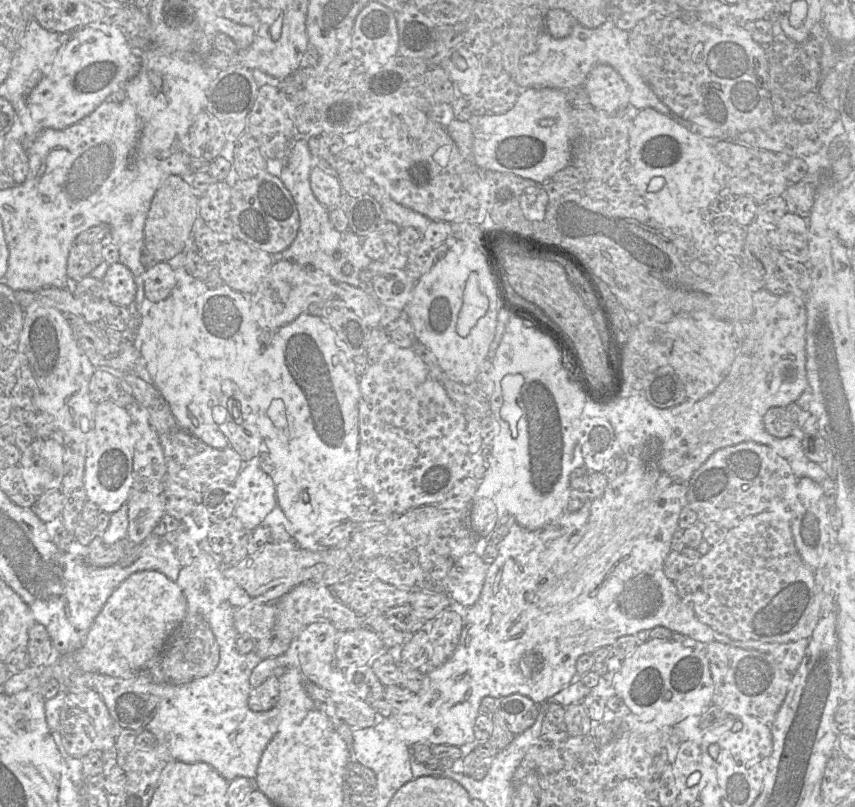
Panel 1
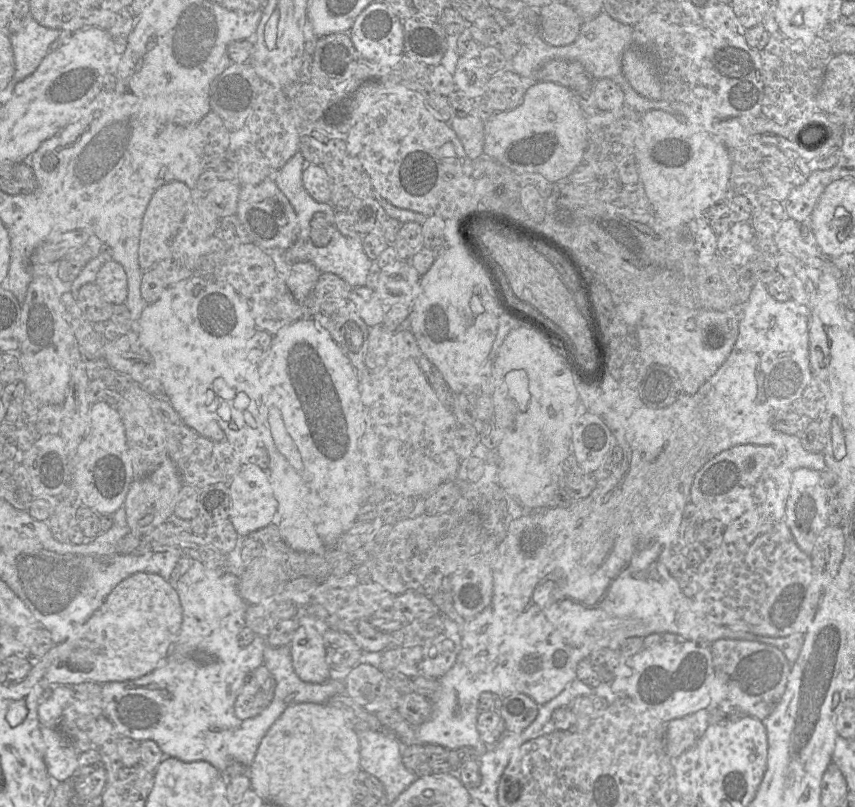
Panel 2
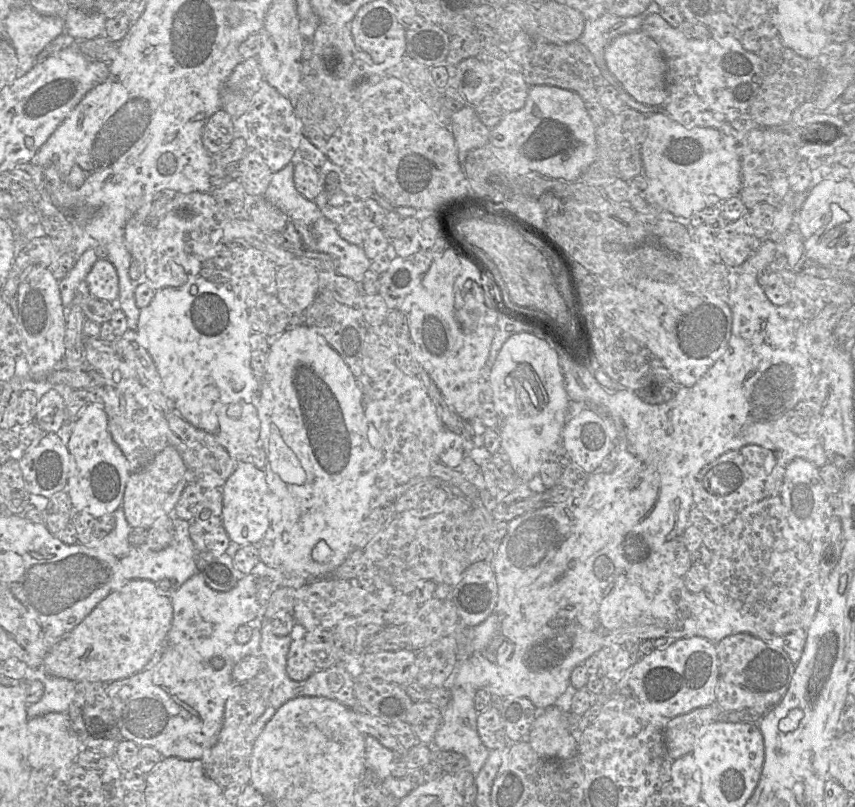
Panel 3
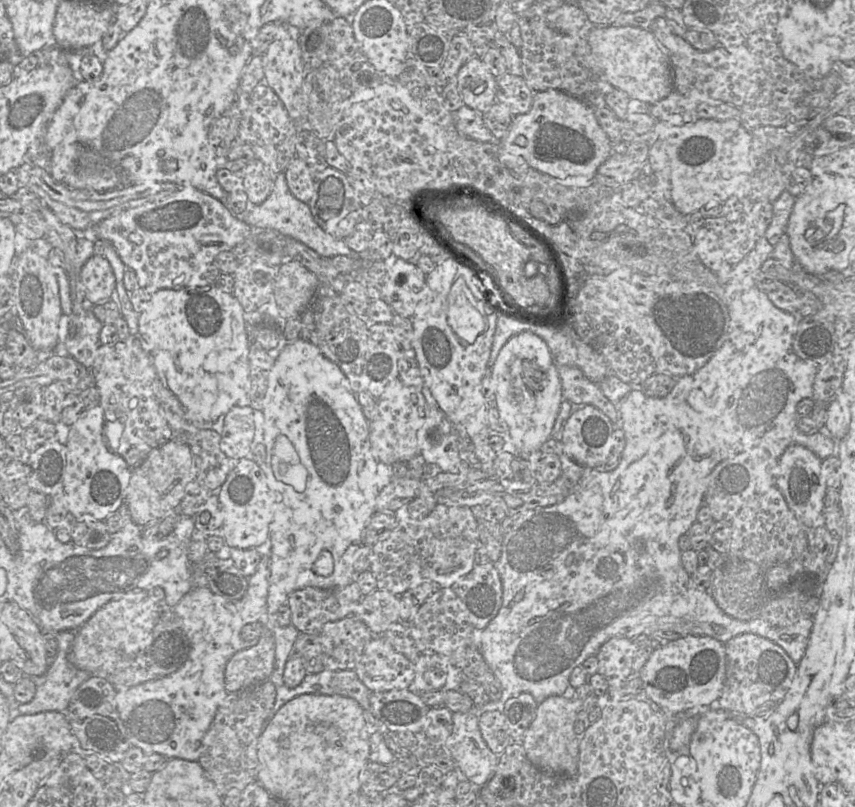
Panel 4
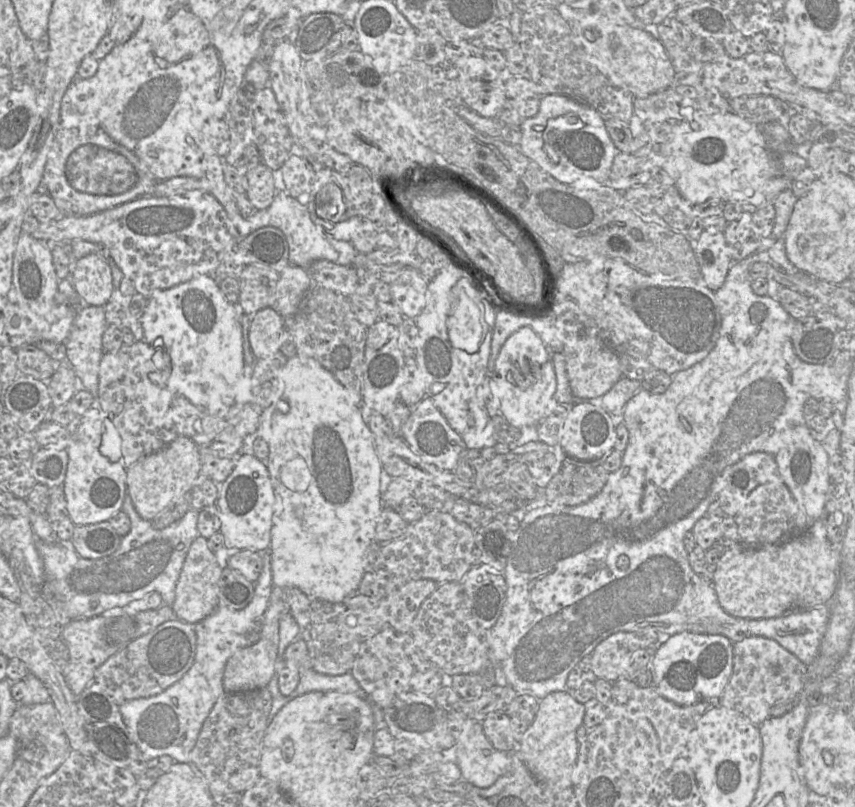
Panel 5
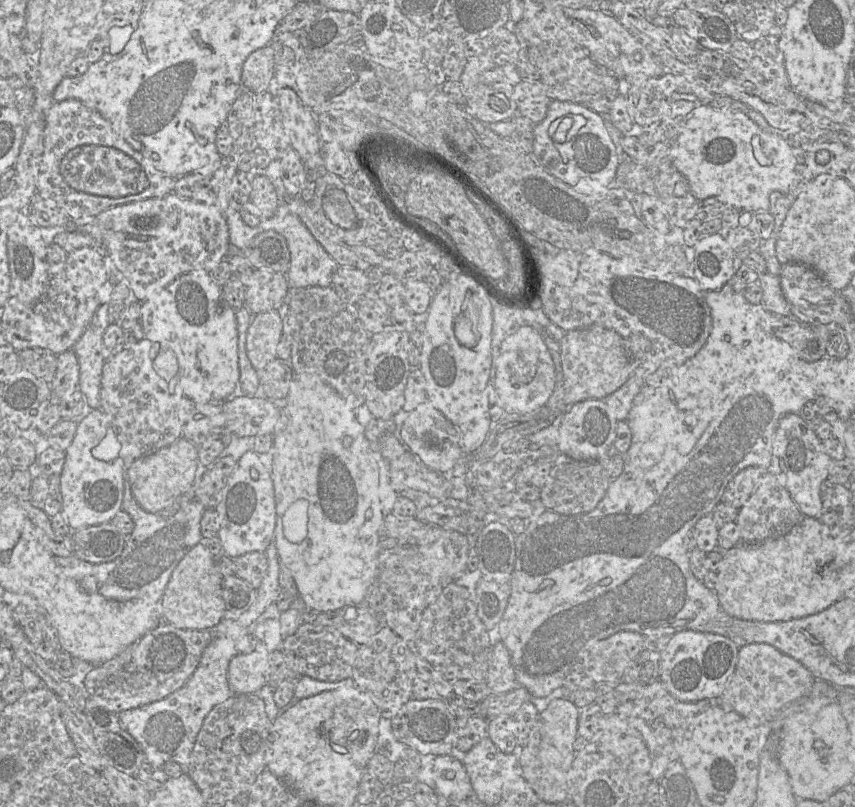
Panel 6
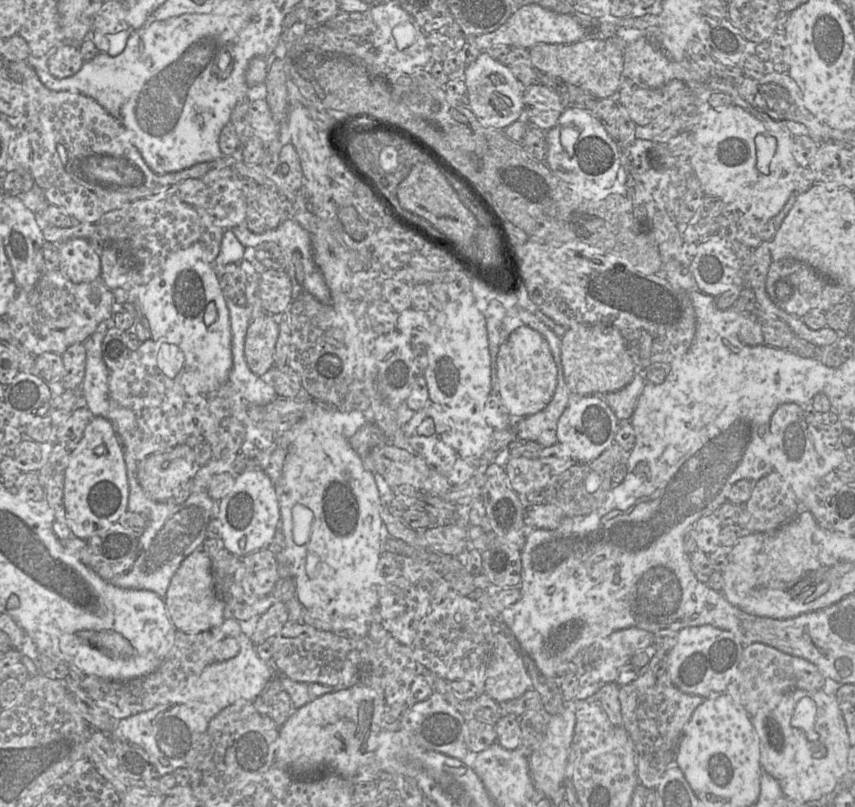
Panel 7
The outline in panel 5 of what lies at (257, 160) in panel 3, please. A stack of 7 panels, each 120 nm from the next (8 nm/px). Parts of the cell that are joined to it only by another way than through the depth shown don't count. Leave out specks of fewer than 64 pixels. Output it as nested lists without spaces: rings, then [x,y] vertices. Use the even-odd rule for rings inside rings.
[[[259,163],[248,171],[246,178],[246,196],[255,209],[263,210],[269,207],[276,195],[272,170]]]

